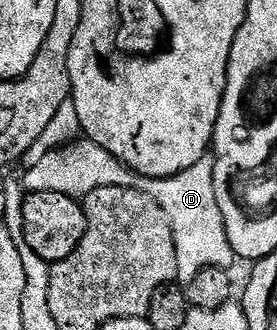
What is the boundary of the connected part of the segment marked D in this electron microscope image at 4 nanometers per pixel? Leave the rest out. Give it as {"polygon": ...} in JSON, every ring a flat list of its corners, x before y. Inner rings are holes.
{"polygon":[[81,138,76,142,62,144,51,150,51,154,46,154,41,161,35,162,35,166,24,169,23,184,29,192,54,192,74,198,87,196,93,188,106,187,108,184,147,192,163,208,173,224,175,246,178,250,176,283,182,286,195,282,195,274,199,274,199,270,232,269,233,263,238,263,237,252,227,238,225,219,219,210,219,198,215,198,215,162,212,155,199,158,195,166,187,166,187,170,174,176,150,178,133,172,102,146,88,138]]}

